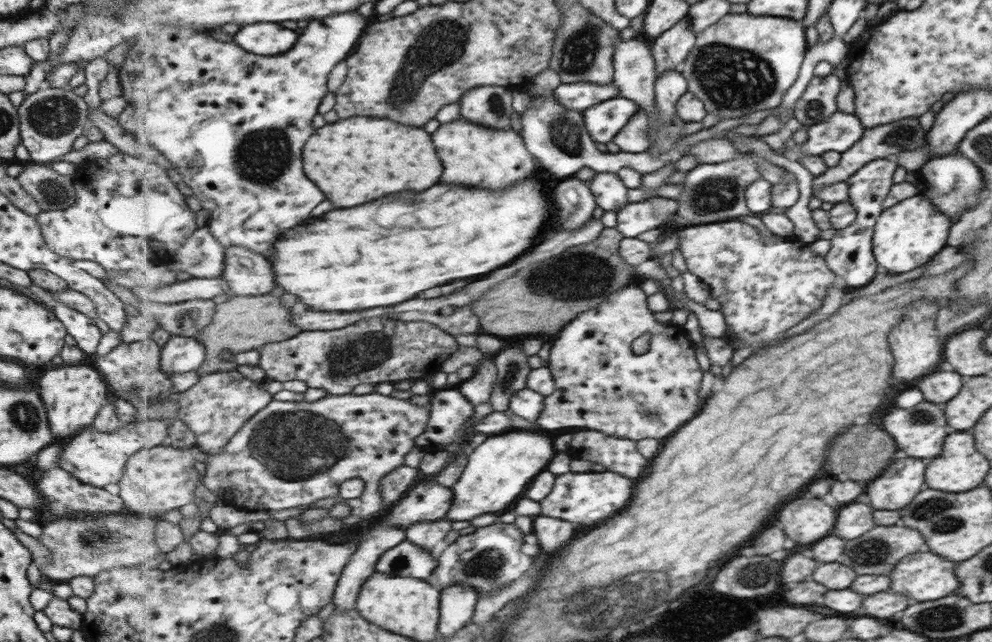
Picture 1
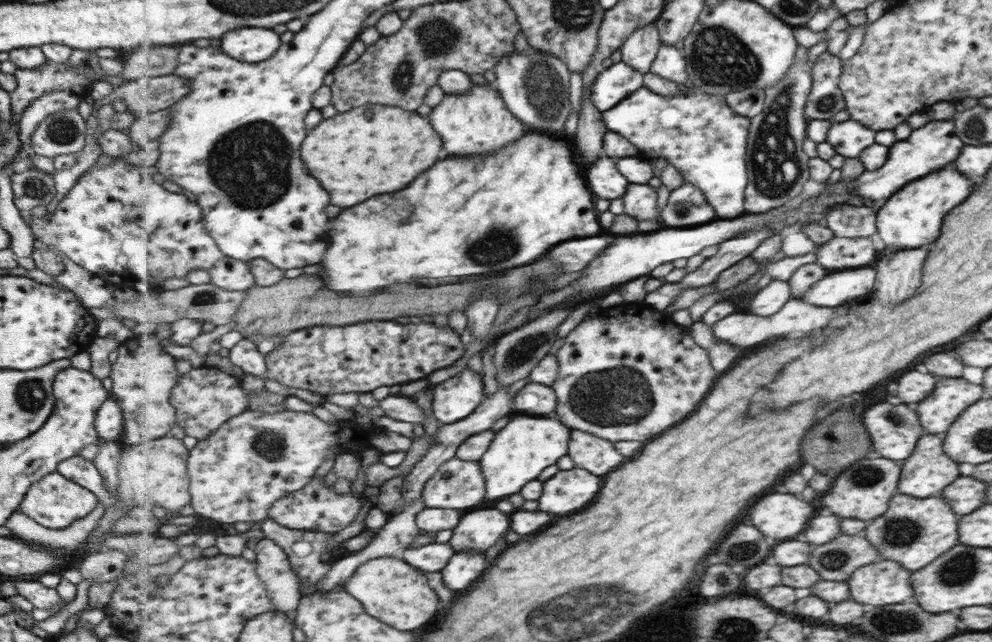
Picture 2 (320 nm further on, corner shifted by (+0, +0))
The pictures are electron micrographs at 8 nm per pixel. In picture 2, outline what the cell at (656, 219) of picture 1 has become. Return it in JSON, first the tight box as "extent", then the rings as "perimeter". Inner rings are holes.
{"extent":[624,183,661,221],"perimeter":[[[630,183],[624,201],[625,212],[633,215],[639,220],[661,221],[661,212],[657,210],[657,192],[656,188],[647,184]]]}

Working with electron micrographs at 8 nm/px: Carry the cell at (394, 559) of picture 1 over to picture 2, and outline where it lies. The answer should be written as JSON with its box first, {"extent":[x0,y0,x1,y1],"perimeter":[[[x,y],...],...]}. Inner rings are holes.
{"extent":[405,544,455,572],"perimeter":[[[429,544],[429,546],[421,546],[421,548],[409,548],[405,552],[405,560],[409,564],[417,566],[419,570],[441,572],[453,554],[455,554],[455,550],[449,544]]]}

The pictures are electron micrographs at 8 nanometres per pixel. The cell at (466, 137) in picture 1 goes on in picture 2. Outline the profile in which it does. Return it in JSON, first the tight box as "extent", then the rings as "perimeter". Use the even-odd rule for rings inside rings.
{"extent":[429,84,527,156],"perimeter":[[[494,84],[473,85],[466,93],[446,95],[432,109],[429,120],[433,122],[433,128],[445,138],[445,156],[493,152],[518,141],[527,131],[526,124],[509,110]]]}

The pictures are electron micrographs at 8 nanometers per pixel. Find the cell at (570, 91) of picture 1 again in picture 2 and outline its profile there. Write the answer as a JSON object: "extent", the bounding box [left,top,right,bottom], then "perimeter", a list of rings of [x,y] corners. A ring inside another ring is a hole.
{"extent":[592,60,644,113],"perimeter":[[[622,60],[606,65],[592,86],[593,104],[604,113],[644,86],[644,74]]]}

